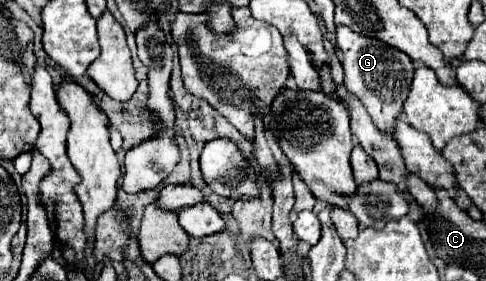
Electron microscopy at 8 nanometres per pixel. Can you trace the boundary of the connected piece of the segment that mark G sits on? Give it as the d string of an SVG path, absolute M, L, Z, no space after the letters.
M344 25L336 27L336 41L344 53L342 67L344 67L346 89L366 105L378 129L392 133L394 119L402 113L402 103L412 83L412 75L414 75L412 59L406 53L400 53L382 41L370 39L366 35L358 35L350 27L344 27Z

